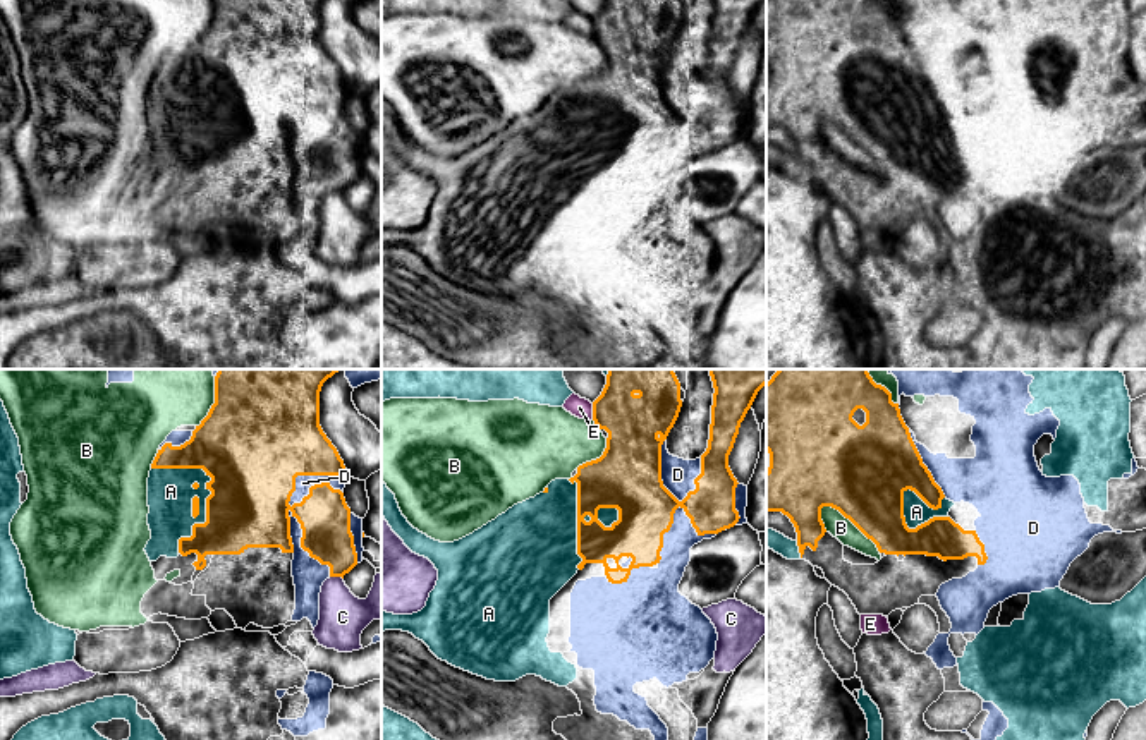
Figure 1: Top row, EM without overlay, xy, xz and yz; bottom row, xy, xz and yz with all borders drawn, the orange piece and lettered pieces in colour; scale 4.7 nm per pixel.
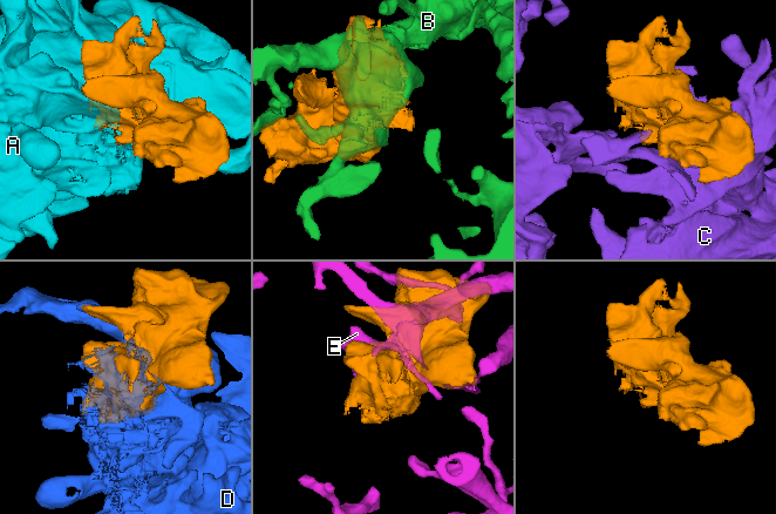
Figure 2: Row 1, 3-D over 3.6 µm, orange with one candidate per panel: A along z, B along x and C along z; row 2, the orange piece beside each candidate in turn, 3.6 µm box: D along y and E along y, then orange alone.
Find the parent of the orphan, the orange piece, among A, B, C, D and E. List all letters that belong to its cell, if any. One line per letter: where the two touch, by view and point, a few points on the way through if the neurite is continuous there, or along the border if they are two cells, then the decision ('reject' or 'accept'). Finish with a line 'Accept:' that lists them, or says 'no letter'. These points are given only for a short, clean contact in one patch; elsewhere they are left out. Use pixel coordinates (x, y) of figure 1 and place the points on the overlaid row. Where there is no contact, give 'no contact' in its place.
A: contact xy (212, 493); accept
B: contact yz (851, 521); reject
C: contact xy (337, 576); reject
D: contact xy (301, 527); accept
E: contact xz (593, 411); reject
Accept: A, D

